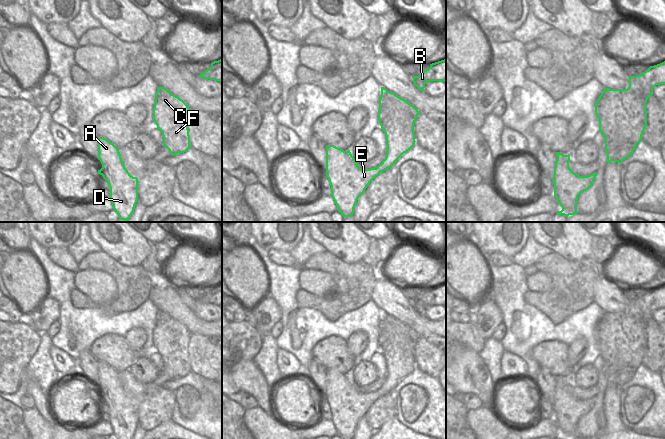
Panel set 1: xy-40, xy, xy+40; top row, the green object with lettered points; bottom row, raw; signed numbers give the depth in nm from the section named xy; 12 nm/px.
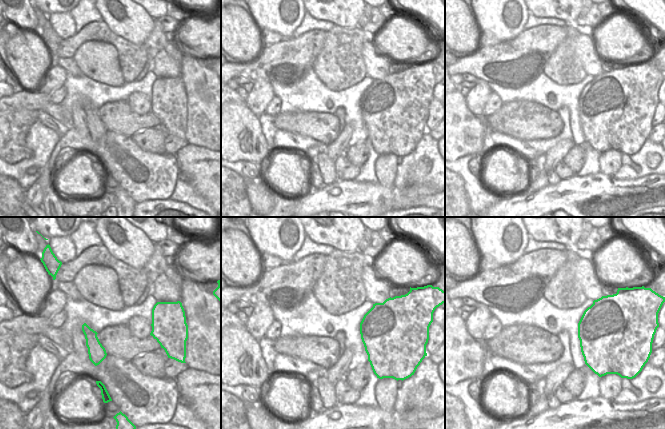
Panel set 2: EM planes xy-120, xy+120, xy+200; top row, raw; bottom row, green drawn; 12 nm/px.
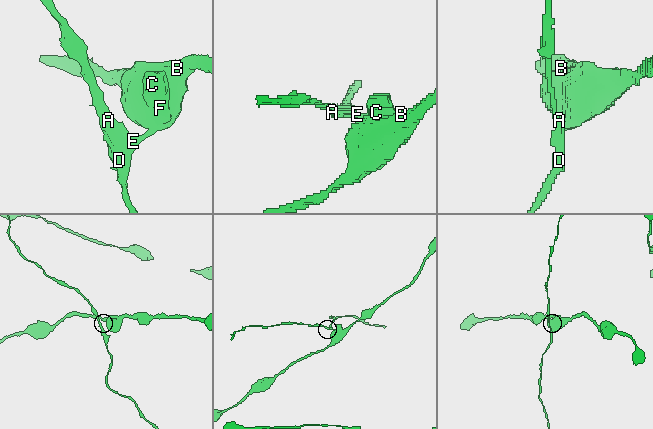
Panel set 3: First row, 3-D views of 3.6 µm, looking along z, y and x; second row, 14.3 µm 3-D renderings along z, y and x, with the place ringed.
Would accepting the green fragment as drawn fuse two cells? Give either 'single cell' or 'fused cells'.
fused cells

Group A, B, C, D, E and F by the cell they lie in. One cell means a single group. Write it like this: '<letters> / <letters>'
A D E / B C F

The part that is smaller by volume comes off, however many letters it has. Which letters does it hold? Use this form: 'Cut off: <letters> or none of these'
Cut off: A, D, E

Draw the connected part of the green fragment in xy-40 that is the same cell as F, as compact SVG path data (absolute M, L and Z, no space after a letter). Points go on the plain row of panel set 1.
M164 311L157 312L153 344L162 356L163 369L171 379L184 377L191 371L188 353L190 335L178 320Z

